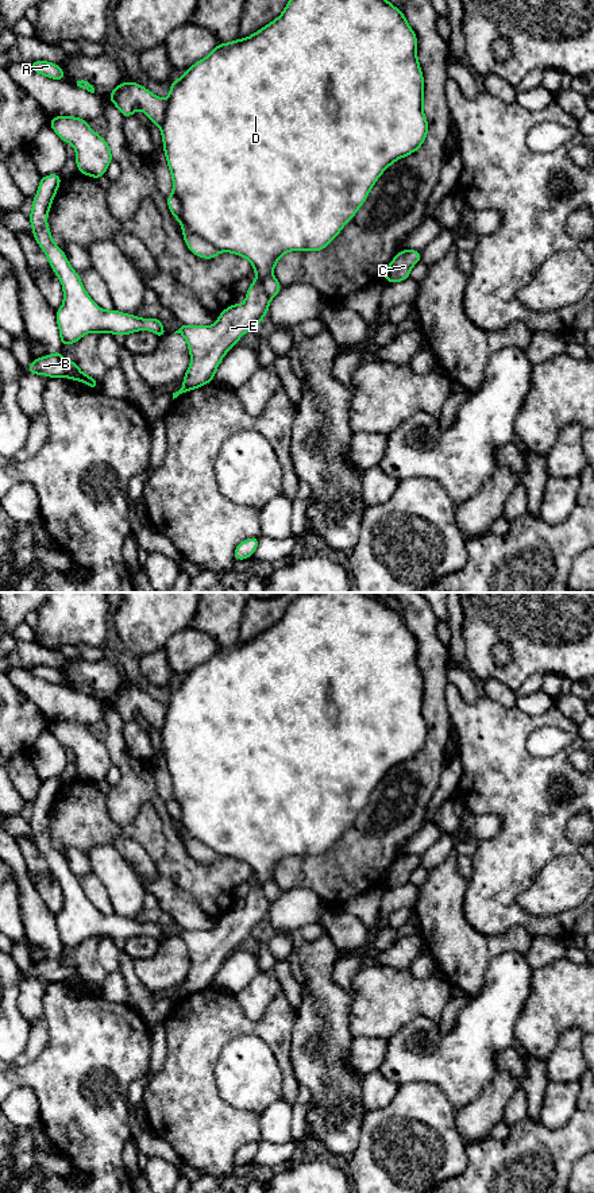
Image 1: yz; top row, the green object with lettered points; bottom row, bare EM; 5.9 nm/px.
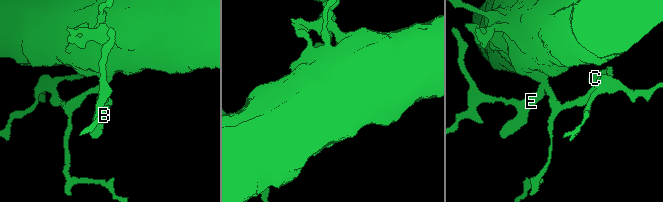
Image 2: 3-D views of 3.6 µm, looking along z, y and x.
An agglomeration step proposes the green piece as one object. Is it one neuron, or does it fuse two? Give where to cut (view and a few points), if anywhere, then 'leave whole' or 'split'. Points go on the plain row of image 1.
yz (173, 796), (180, 806), (181, 822), (185, 830), (220, 856) | split

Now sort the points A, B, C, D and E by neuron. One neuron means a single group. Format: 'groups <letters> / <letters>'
groups A C / B D E

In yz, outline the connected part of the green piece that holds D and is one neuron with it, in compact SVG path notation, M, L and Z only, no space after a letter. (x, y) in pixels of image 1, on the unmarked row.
M310 592L297 596L286 609L284 617L255 638L228 648L219 648L213 656L185 675L174 684L166 703L165 725L161 731L163 757L173 783L173 798L180 803L182 823L190 837L220 856L248 864L256 879L246 897L246 906L232 908L224 914L215 930L181 928L174 938L181 938L190 957L190 970L184 980L182 992L173 997L173 1004L189 995L213 987L215 977L224 960L236 950L238 945L250 934L256 933L267 919L270 903L262 892L261 884L273 877L278 864L289 856L321 856L355 821L366 806L371 792L382 777L400 762L417 756L428 740L428 725L423 714L424 682L417 664L417 642L404 618L390 609L385 601L371 592Z

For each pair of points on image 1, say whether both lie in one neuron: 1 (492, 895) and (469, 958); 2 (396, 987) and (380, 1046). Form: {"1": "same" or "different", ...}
{"1": "different", "2": "different"}

